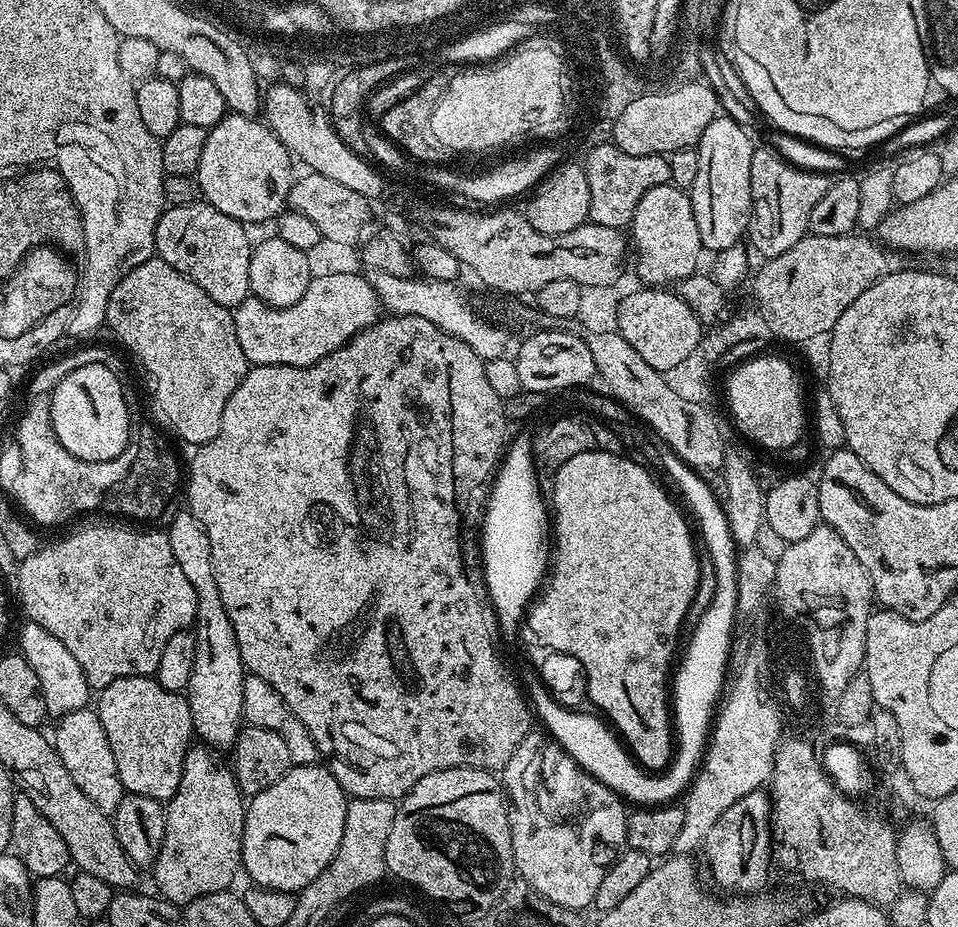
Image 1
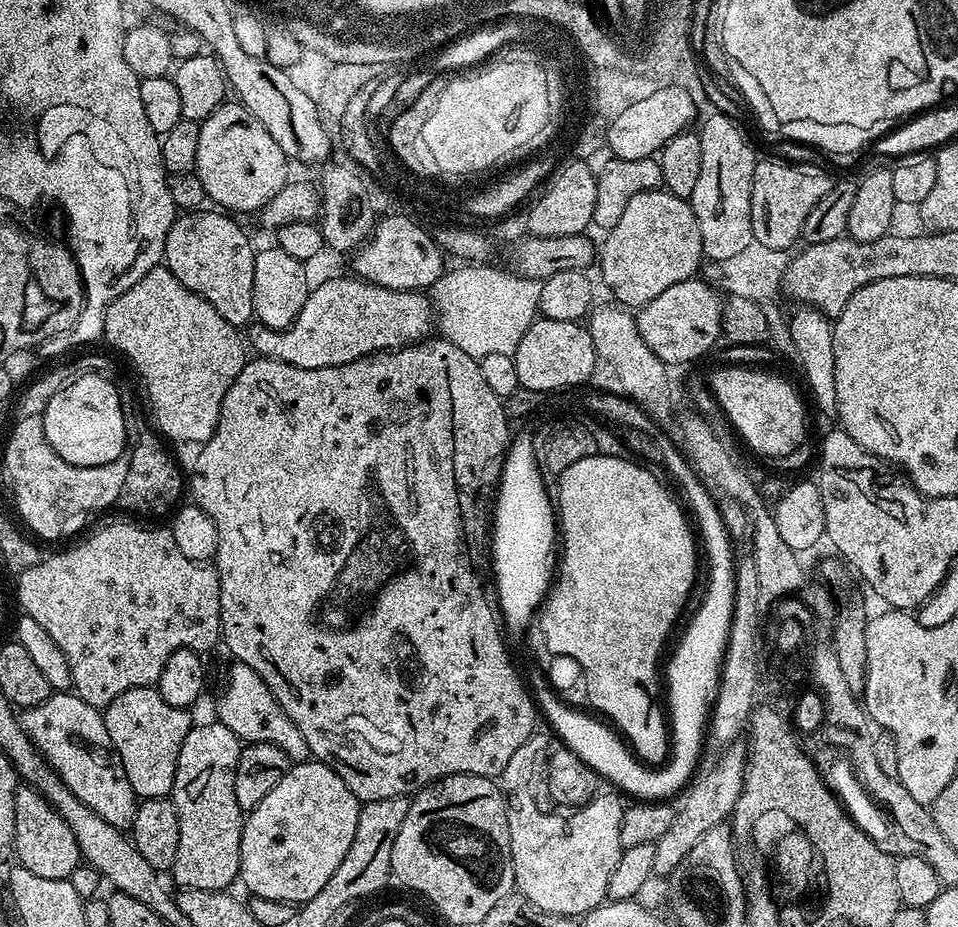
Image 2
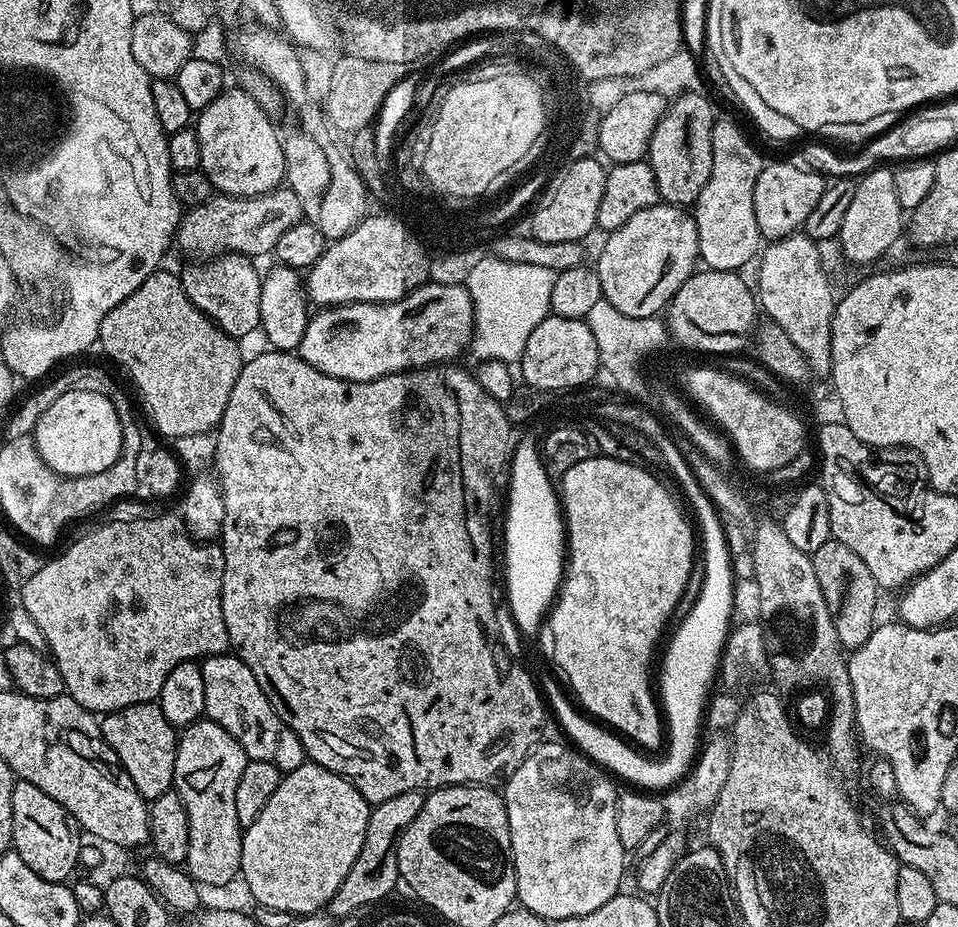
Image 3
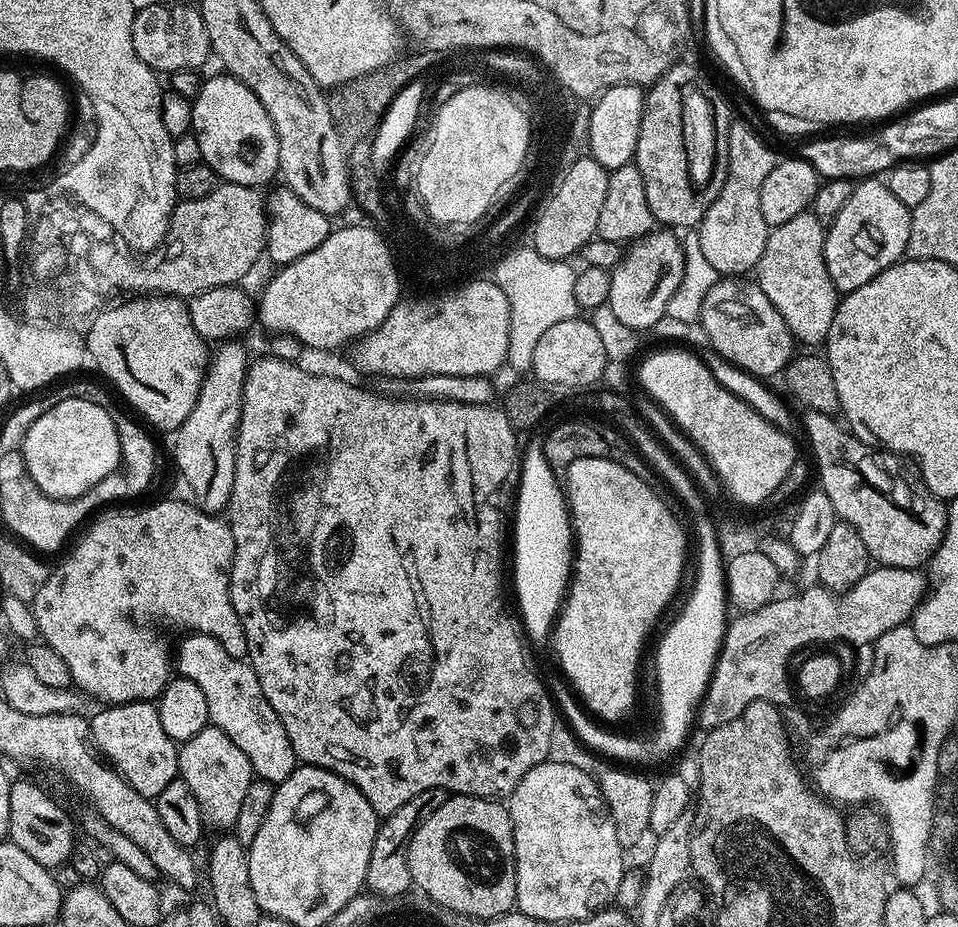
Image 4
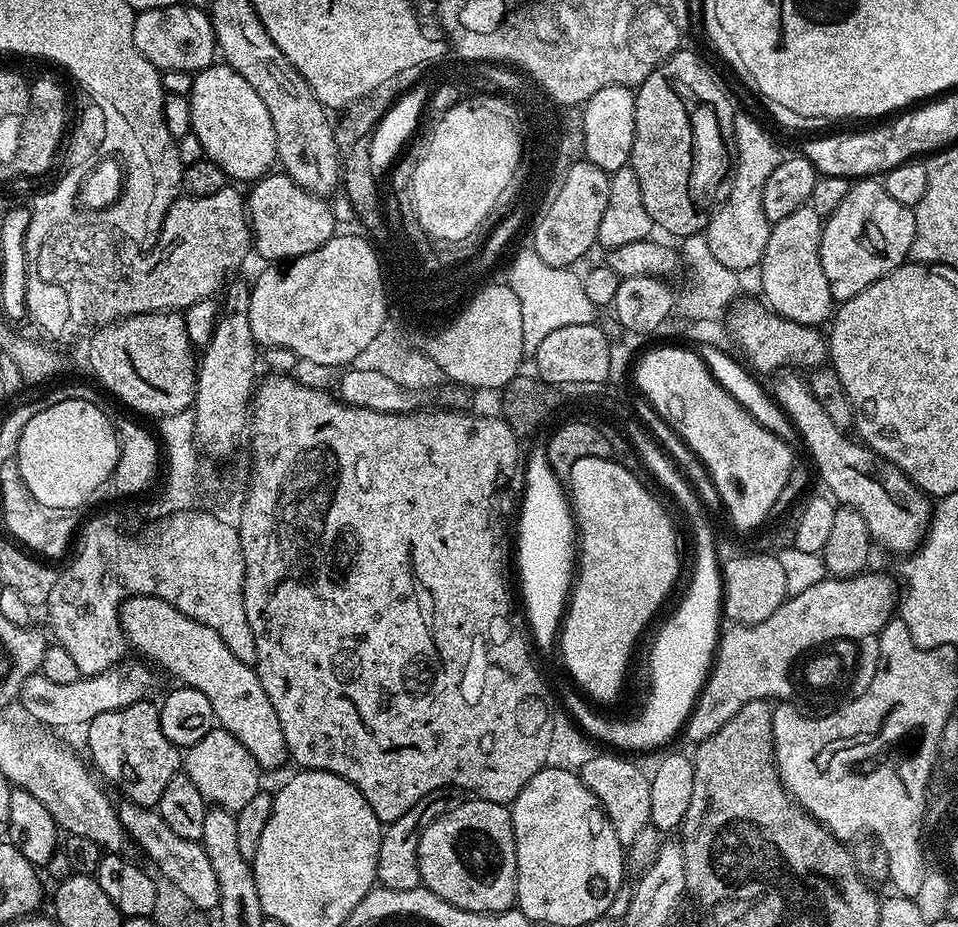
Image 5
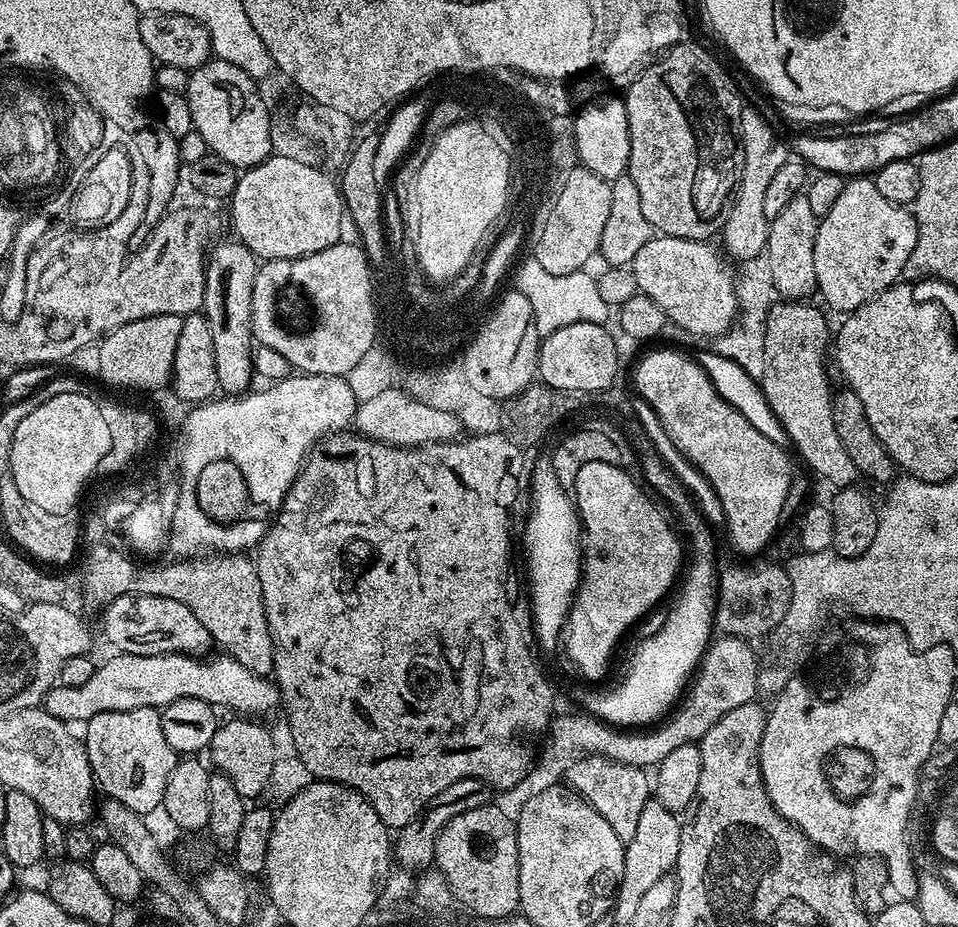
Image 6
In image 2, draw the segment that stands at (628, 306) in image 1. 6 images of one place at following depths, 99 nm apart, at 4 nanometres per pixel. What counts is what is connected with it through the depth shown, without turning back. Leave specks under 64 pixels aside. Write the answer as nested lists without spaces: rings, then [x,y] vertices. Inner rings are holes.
[[[700,278],[678,282],[635,313],[636,325],[650,350],[666,366],[684,366],[704,356],[722,336],[722,296]]]

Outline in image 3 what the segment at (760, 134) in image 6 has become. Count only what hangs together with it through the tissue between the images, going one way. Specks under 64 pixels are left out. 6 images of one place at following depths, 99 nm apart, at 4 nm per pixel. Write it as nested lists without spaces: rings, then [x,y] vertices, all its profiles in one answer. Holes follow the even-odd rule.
[[[717,119],[712,137],[714,166],[694,205],[700,243],[699,259],[714,270],[744,270],[752,259],[752,263],[757,259],[762,248],[758,218],[754,218],[754,182],[758,182],[758,174],[764,169],[766,160],[760,157],[759,150],[744,137],[743,130],[732,120]]]

